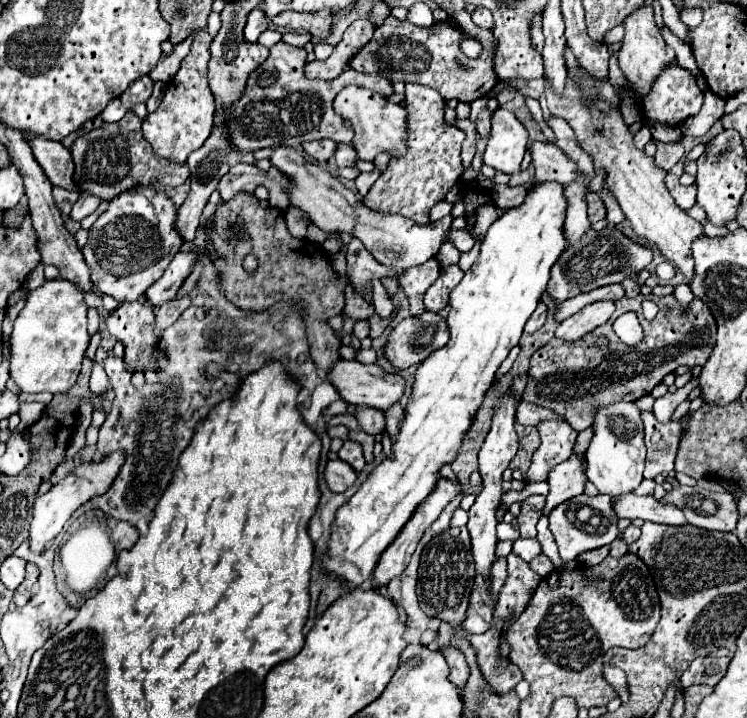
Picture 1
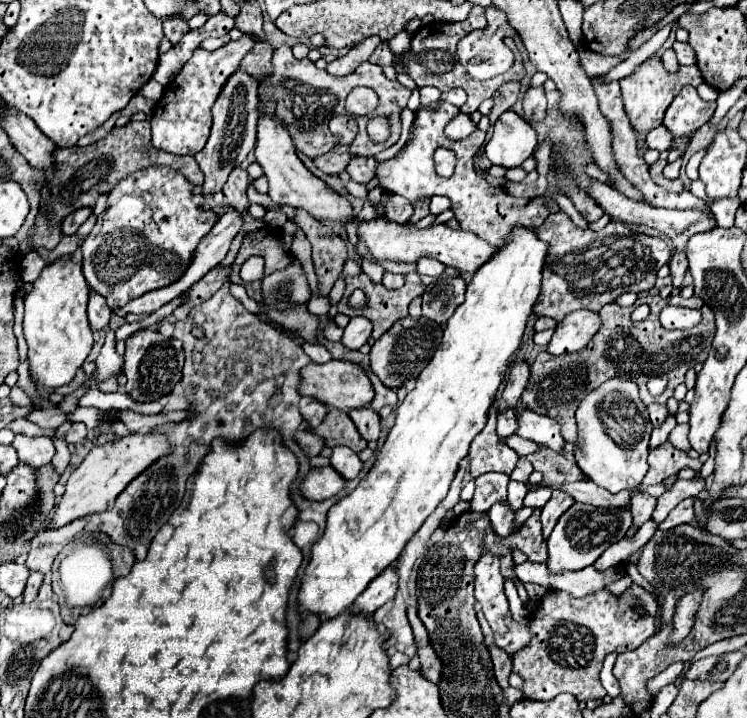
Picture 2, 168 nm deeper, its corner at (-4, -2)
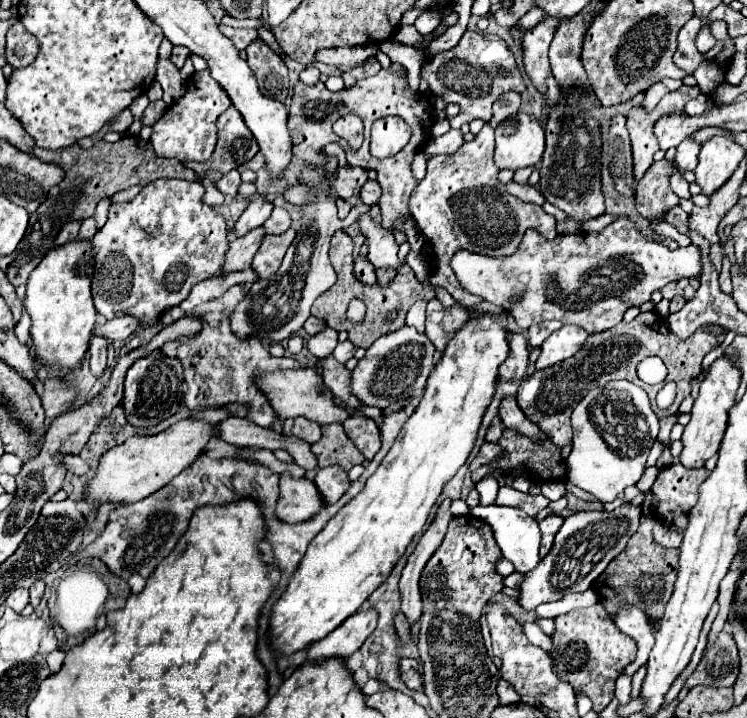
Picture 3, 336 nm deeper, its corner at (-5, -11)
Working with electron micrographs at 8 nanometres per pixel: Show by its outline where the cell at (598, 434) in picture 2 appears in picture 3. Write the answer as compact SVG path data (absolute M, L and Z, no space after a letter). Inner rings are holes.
M616 380L616 382L608 382L604 388L596 388L588 392L580 400L580 404L572 412L572 428L574 428L574 438L572 438L572 452L566 458L566 480L590 492L602 504L606 504L616 500L618 494L622 494L628 486L636 484L642 478L648 452L658 436L658 416L652 412L650 400L640 386L628 380Z

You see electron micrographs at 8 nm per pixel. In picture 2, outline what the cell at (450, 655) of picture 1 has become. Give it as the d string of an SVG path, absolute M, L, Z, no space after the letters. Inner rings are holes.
M419 647L417 649L417 657L421 659L421 675L425 675L425 679L429 679L431 683L439 683L441 679L441 659L435 655L433 647Z

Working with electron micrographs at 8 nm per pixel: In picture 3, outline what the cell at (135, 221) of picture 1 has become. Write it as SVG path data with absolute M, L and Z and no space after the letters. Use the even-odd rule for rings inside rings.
M158 178L146 184L134 200L110 206L104 228L92 238L92 248L96 250L92 296L98 314L108 320L132 314L148 324L154 324L166 308L178 306L198 282L220 272L224 252L228 250L228 226L222 214L202 202L202 194L204 186L200 182Z

